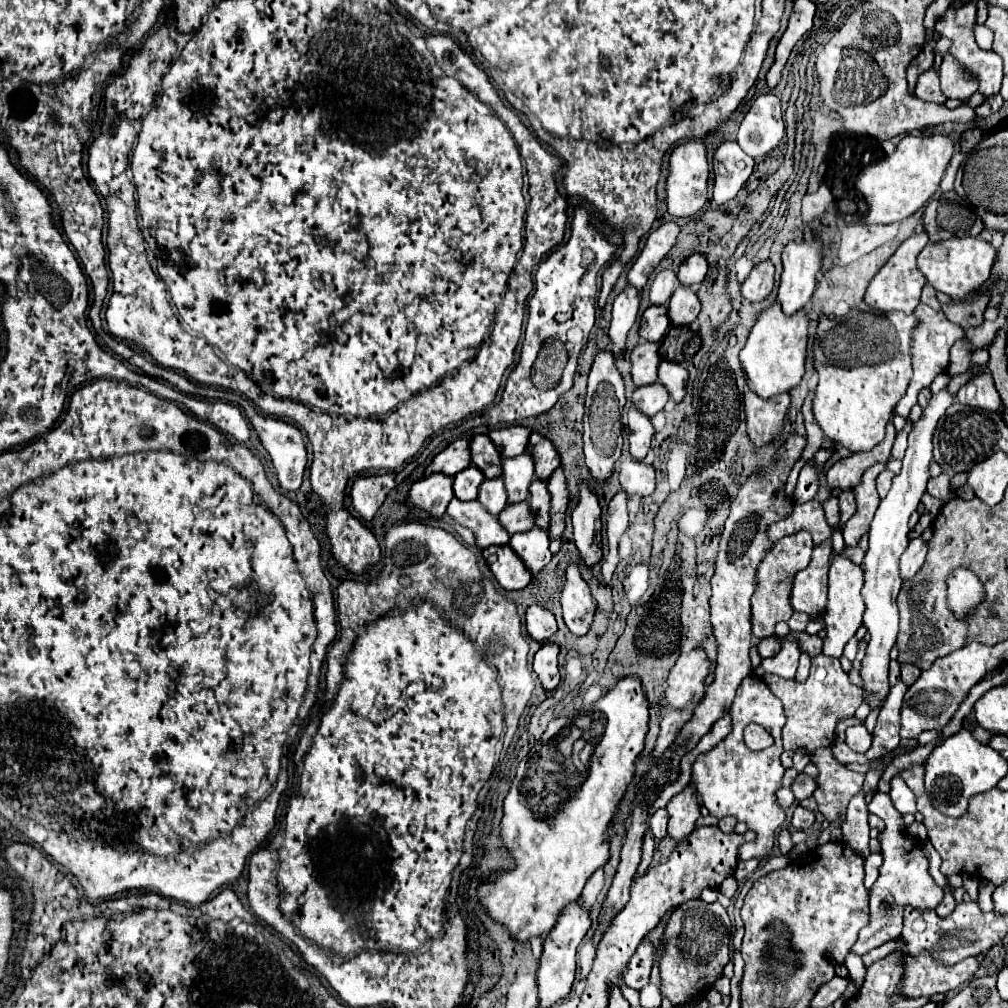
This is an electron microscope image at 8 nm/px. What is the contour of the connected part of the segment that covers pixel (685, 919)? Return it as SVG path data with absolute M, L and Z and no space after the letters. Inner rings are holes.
M692 899L670 913L662 935L664 953L660 959L660 993L670 999L674 1007L706 995L706 989L710 989L722 975L722 969L730 961L730 941L726 939L730 927L728 913L718 901L706 903L702 899Z

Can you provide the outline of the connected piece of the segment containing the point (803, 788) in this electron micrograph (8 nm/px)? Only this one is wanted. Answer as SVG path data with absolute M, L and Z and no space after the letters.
M798 773L796 781L794 781L794 785L792 785L792 791L794 791L796 801L802 801L802 799L810 797L810 795L814 793L814 789L816 789L816 783L818 783L818 781L816 781L814 777L808 777L806 773Z

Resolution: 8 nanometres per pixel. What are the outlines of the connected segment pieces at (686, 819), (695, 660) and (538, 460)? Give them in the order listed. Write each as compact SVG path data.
M692 781L668 801L666 811L670 815L668 835L676 841L684 841L694 831L696 819L700 817L700 803Z
M702 647L682 651L668 677L666 699L672 707L692 707L704 695L704 679L710 673L710 659Z
M532 433L530 435L530 441L528 441L528 449L526 451L532 455L532 459L536 463L536 475L542 481L548 479L552 475L552 471L560 465L560 455L554 449L552 441L546 439L540 433Z

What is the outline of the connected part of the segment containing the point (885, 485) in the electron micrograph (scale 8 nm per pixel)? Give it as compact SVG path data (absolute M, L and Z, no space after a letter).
M884 471L884 473L880 473L878 475L878 479L876 479L876 483L878 483L878 495L880 495L880 499L884 499L886 497L886 493L888 493L888 489L890 489L890 483L892 483L892 477L894 477L894 473L892 471Z

